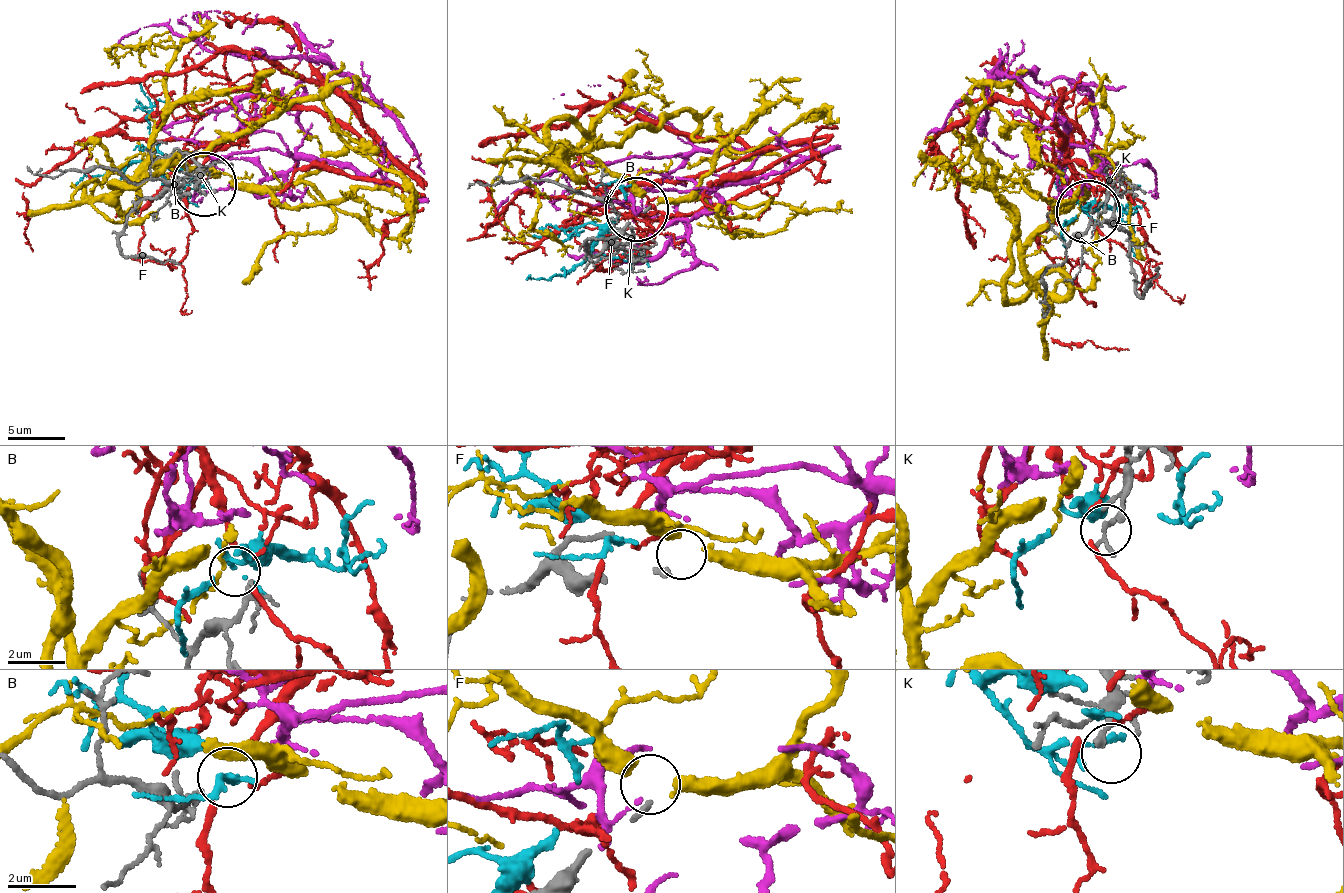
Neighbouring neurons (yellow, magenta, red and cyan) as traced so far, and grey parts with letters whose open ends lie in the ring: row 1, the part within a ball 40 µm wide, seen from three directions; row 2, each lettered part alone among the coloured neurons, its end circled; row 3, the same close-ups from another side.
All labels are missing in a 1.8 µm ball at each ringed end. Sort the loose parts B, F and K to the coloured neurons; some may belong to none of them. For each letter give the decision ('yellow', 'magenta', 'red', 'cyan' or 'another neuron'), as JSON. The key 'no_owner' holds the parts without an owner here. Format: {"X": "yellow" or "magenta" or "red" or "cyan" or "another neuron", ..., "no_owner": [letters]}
{"B": "another neuron", "F": "yellow", "K": "another neuron", "no_owner": ["B", "K"]}

